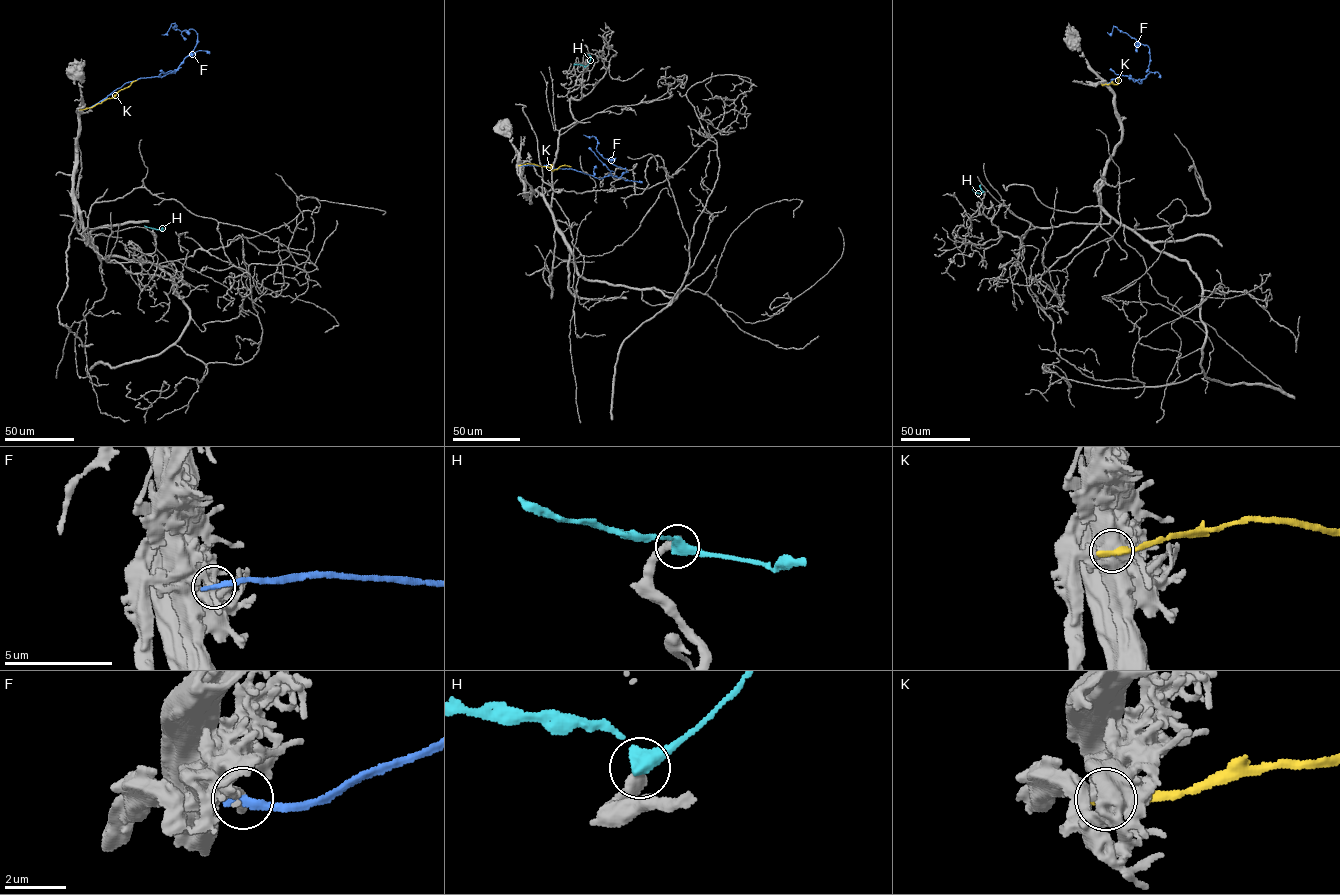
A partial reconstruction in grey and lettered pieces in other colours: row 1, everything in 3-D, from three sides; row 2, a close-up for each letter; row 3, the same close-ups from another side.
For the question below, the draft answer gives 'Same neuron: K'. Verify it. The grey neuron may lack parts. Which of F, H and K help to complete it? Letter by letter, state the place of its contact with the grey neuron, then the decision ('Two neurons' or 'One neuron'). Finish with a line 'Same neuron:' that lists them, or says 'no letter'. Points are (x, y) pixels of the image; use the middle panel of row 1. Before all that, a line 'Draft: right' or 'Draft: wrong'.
Draft: wrong
F: Touches grey at (521, 166). Two neurons
H: Touches grey at (584, 67). Two neurons
K: Touches grey at (519, 165). Two neurons
Same neuron: no letter

